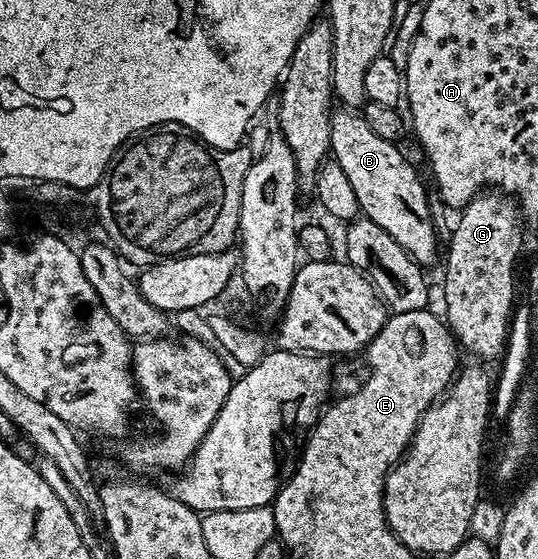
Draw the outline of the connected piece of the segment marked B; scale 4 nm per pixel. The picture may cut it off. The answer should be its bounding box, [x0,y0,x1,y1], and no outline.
[330,110,440,266]

